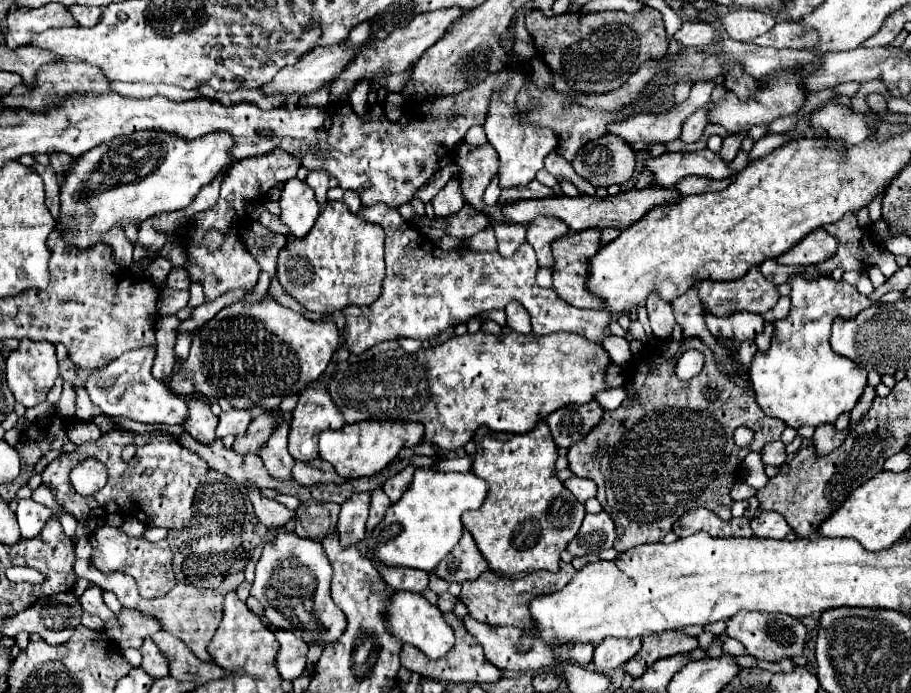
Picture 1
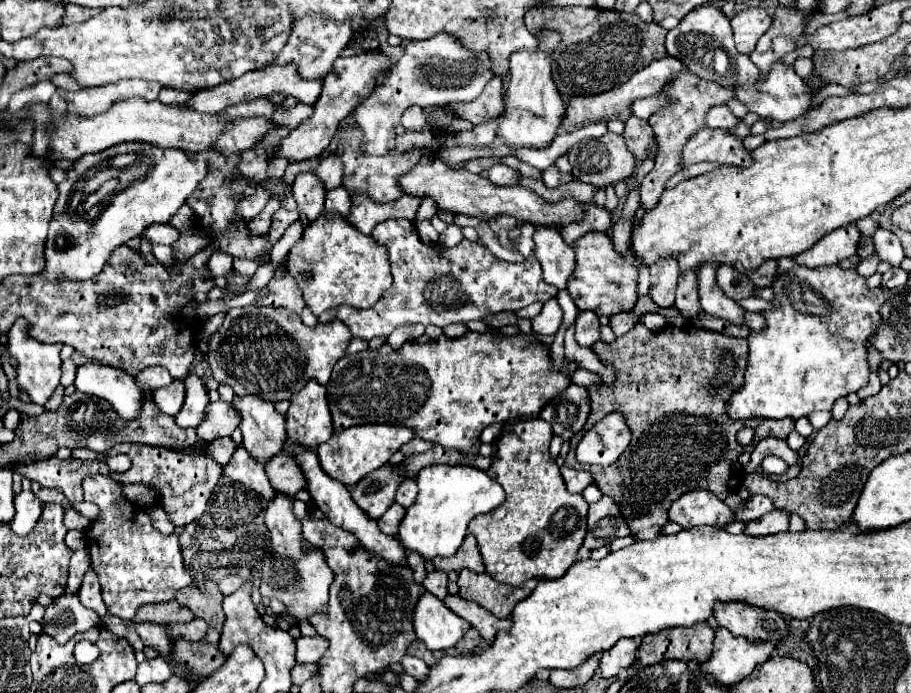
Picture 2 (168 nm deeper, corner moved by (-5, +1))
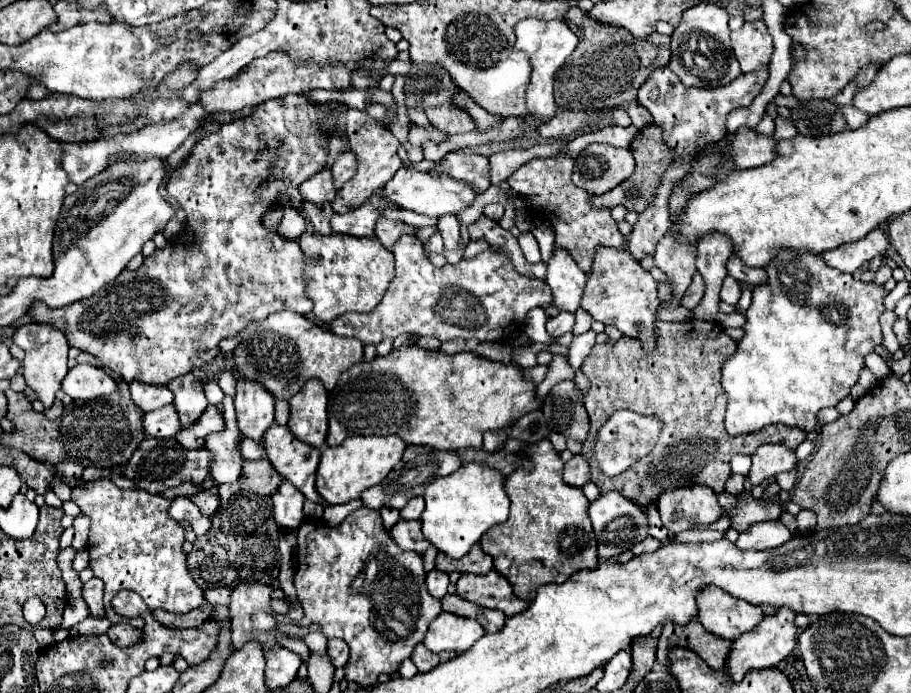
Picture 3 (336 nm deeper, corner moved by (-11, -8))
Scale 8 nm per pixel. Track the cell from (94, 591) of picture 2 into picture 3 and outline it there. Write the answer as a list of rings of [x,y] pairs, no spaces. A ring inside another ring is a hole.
[[[92,578],[90,582],[86,582],[84,590],[82,590],[82,598],[84,598],[84,602],[90,608],[90,614],[96,616],[96,618],[104,616],[102,592],[104,592],[104,586],[102,586],[102,580],[98,580],[98,578]]]

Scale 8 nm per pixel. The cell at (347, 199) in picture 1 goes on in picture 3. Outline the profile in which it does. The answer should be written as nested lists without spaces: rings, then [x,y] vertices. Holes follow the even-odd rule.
[[[304,202],[302,212],[310,220],[310,224],[314,226],[314,230],[318,234],[330,234],[330,224],[328,222],[330,222],[330,216],[334,214],[330,202],[324,202],[322,206],[316,206],[314,202]]]

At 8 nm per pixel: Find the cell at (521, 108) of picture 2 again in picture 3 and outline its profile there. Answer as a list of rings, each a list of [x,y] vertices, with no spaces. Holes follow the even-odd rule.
[[[522,20],[514,26],[516,30],[516,46],[518,50],[528,52],[530,56],[530,66],[532,66],[532,80],[528,84],[526,90],[526,102],[528,102],[528,110],[534,116],[554,116],[558,106],[554,102],[554,94],[552,94],[552,84],[554,84],[554,72],[564,64],[564,60],[574,52],[576,44],[578,44],[578,36],[574,34],[574,30],[564,22],[564,20]]]

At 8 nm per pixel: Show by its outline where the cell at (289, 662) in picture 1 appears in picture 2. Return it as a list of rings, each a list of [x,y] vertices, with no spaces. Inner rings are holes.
[[[298,637],[296,639],[296,663],[306,665],[306,663],[318,663],[324,651],[328,649],[328,639],[324,637]]]

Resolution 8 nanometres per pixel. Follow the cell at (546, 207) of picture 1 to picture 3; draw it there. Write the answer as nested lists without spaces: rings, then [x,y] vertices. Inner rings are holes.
[[[400,168],[394,174],[394,178],[382,188],[380,196],[398,208],[412,210],[412,212],[426,214],[426,216],[436,216],[436,218],[446,216],[446,214],[458,214],[468,204],[472,204],[472,200],[476,198],[474,190],[470,190],[470,186],[466,186],[466,182],[458,182],[450,176],[436,176],[434,178],[428,172],[418,172],[414,168]]]

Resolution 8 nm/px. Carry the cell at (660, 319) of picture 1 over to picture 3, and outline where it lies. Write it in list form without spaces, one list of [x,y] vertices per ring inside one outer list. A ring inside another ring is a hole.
[[[668,232],[656,244],[654,262],[662,272],[670,276],[674,288],[674,298],[670,308],[676,308],[680,304],[682,294],[690,286],[690,278],[696,274],[696,252],[692,246],[678,242],[676,236]]]

